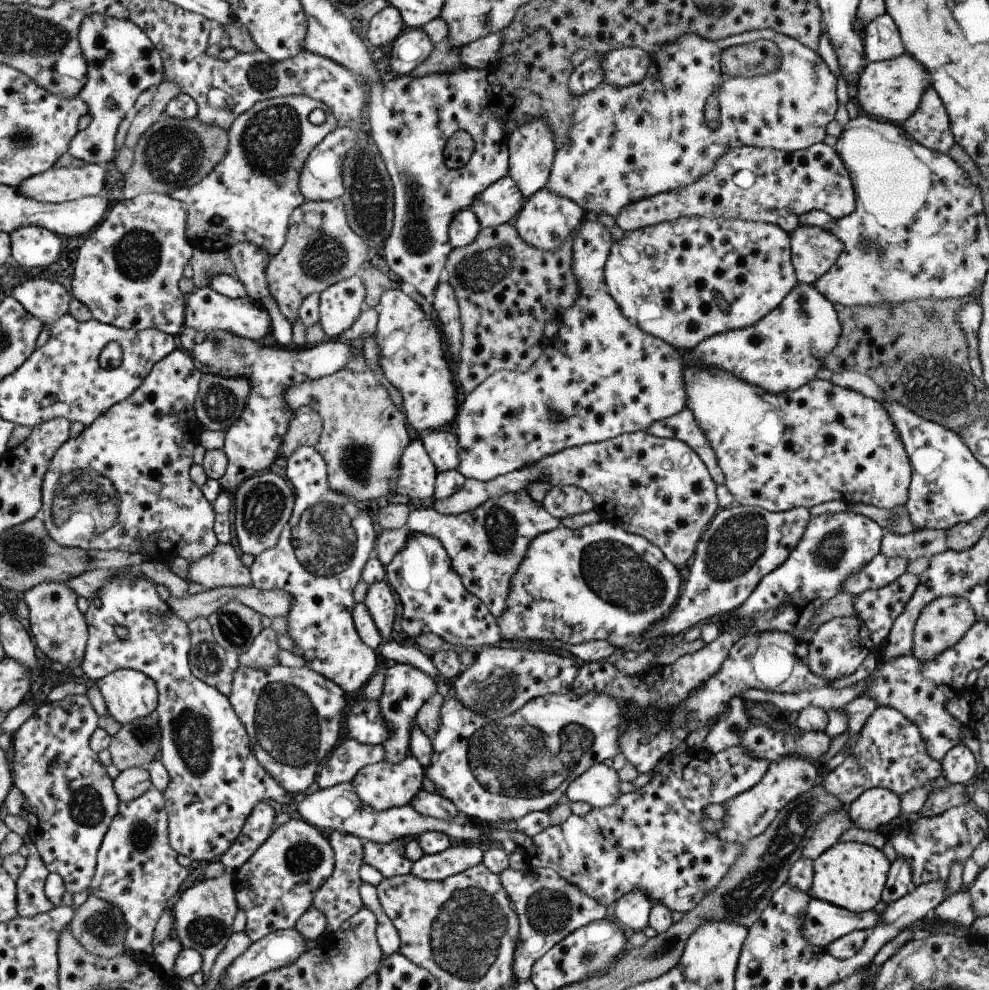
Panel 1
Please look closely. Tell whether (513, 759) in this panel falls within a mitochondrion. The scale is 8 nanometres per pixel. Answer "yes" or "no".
yes

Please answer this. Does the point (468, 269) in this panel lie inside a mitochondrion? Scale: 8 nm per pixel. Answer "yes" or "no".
yes

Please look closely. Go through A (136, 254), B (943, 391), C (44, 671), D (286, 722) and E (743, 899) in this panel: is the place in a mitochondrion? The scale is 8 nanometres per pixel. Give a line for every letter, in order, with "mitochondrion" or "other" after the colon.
A: mitochondrion
B: mitochondrion
C: other
D: mitochondrion
E: mitochondrion

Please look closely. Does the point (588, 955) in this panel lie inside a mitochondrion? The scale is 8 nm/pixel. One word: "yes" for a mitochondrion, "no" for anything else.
yes

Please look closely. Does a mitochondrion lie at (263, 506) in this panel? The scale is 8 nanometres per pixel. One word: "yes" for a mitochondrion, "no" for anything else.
yes

